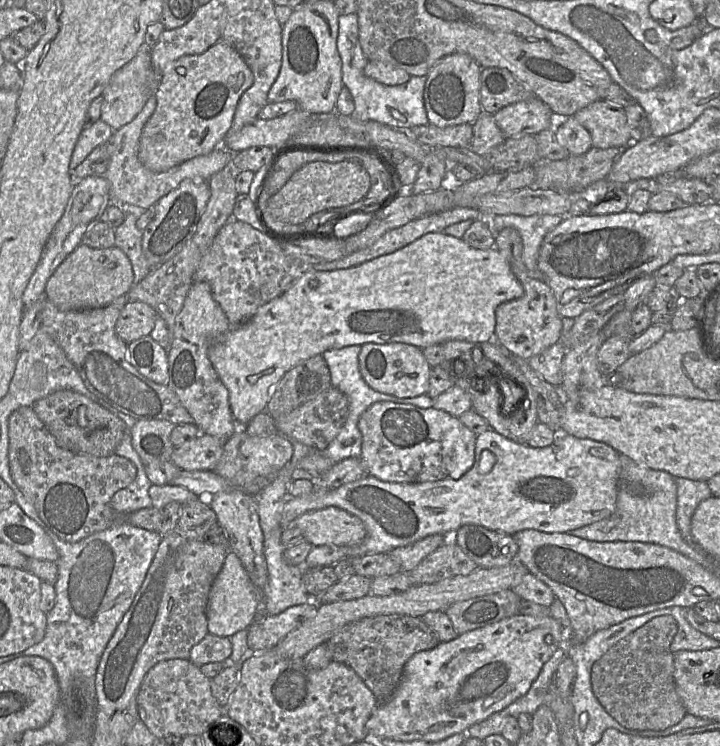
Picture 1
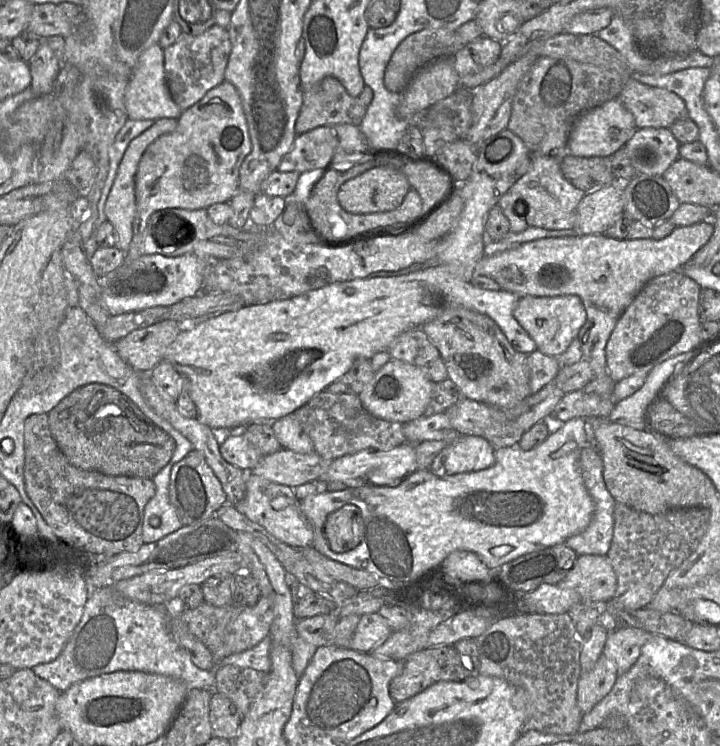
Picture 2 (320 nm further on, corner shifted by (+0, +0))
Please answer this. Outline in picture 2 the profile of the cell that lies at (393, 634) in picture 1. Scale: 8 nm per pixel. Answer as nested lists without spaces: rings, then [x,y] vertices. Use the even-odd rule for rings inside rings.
[[[453,644],[429,647],[410,655],[403,661],[401,673],[390,682],[389,693],[397,704],[421,693],[434,683],[441,681],[460,682],[472,675]]]

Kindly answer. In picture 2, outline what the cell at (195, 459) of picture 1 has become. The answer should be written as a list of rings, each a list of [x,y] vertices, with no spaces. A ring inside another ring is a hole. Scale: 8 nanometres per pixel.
[[[287,449],[264,455],[259,463],[247,473],[269,481],[296,488],[318,481],[333,459],[326,459],[313,452],[301,454]]]

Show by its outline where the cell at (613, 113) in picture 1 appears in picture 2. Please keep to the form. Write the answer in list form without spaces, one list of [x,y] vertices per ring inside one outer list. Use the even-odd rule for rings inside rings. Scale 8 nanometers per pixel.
[[[638,128],[624,148],[638,174],[663,176],[679,156],[680,143],[668,128]]]

